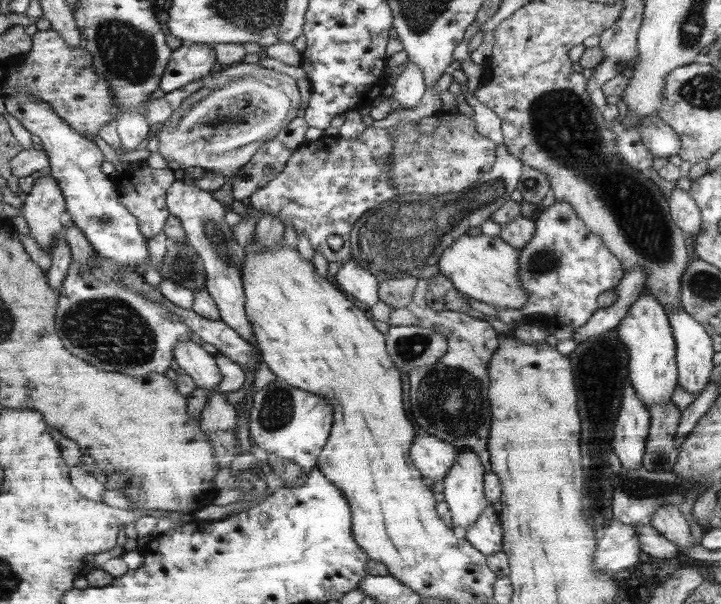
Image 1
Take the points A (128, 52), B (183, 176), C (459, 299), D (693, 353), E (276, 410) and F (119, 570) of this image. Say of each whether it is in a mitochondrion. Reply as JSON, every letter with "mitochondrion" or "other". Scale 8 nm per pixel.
{"A":"mitochondrion","B":"other","C":"other","D":"other","E":"mitochondrion","F":"other"}

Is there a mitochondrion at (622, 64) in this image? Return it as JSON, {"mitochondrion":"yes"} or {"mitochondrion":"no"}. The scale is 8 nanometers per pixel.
{"mitochondrion":"yes"}

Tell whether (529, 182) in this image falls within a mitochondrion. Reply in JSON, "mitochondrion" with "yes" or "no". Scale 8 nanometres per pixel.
{"mitochondrion":"yes"}

